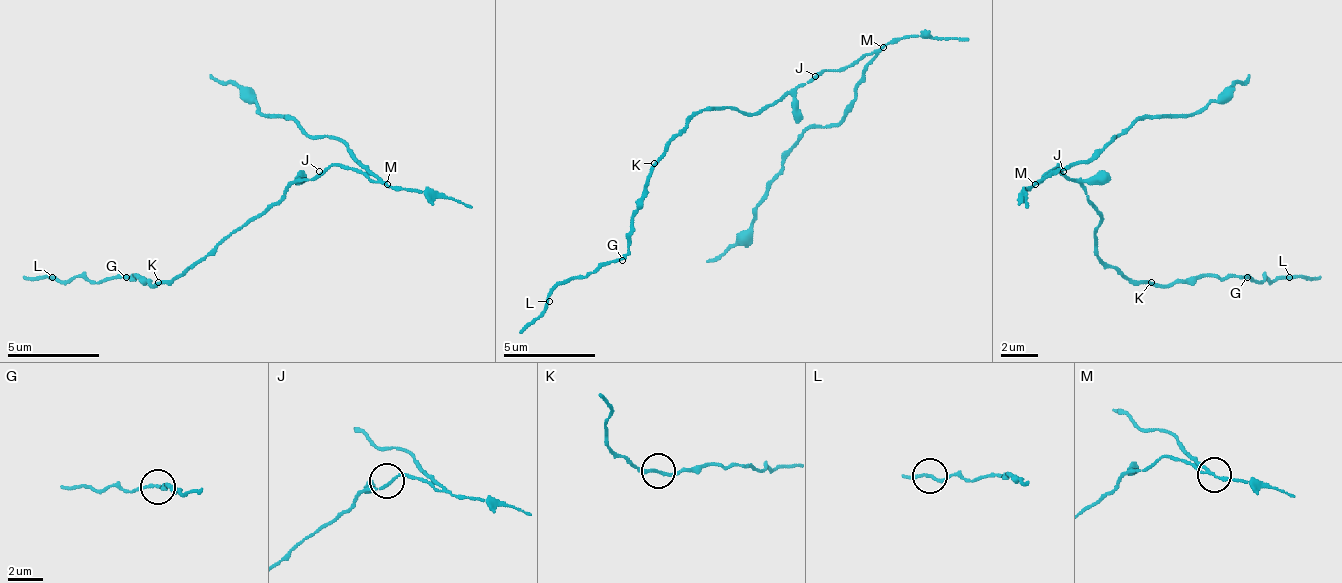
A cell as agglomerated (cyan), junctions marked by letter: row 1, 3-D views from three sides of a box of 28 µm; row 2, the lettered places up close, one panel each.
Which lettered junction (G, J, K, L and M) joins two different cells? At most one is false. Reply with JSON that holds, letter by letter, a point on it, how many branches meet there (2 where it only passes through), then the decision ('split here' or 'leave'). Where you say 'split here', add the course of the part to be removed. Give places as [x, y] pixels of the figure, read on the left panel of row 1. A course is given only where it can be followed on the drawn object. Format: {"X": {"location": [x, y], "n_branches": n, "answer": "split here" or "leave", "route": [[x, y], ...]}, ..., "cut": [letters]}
{"G": {"location": [126, 277], "n_branches": 2, "answer": "leave"}, "J": {"location": [319, 171], "n_branches": 2, "answer": "leave"}, "K": {"location": [158, 282], "n_branches": 2, "answer": "leave"}, "L": {"location": [52, 277], "n_branches": 2, "answer": "leave"}, "M": {"location": [387, 184], "n_branches": 3, "answer": "split here", "route": [[388, 185], [337, 139], [314, 139], [291, 116], [264, 116], [254, 102], [208, 75]]}, "cut": ["M"]}

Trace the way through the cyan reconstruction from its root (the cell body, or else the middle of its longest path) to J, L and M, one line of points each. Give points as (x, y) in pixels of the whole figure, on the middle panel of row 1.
J: (774, 103), (792, 90), (806, 85), (815, 76)
L: (774, 103), (755, 113), (705, 108), (650, 172), (631, 246), (567, 278), (549, 301)
M: (774, 103), (792, 90), (815, 81), (824, 71), (843, 71), (861, 58), (875, 58), (884, 48)

